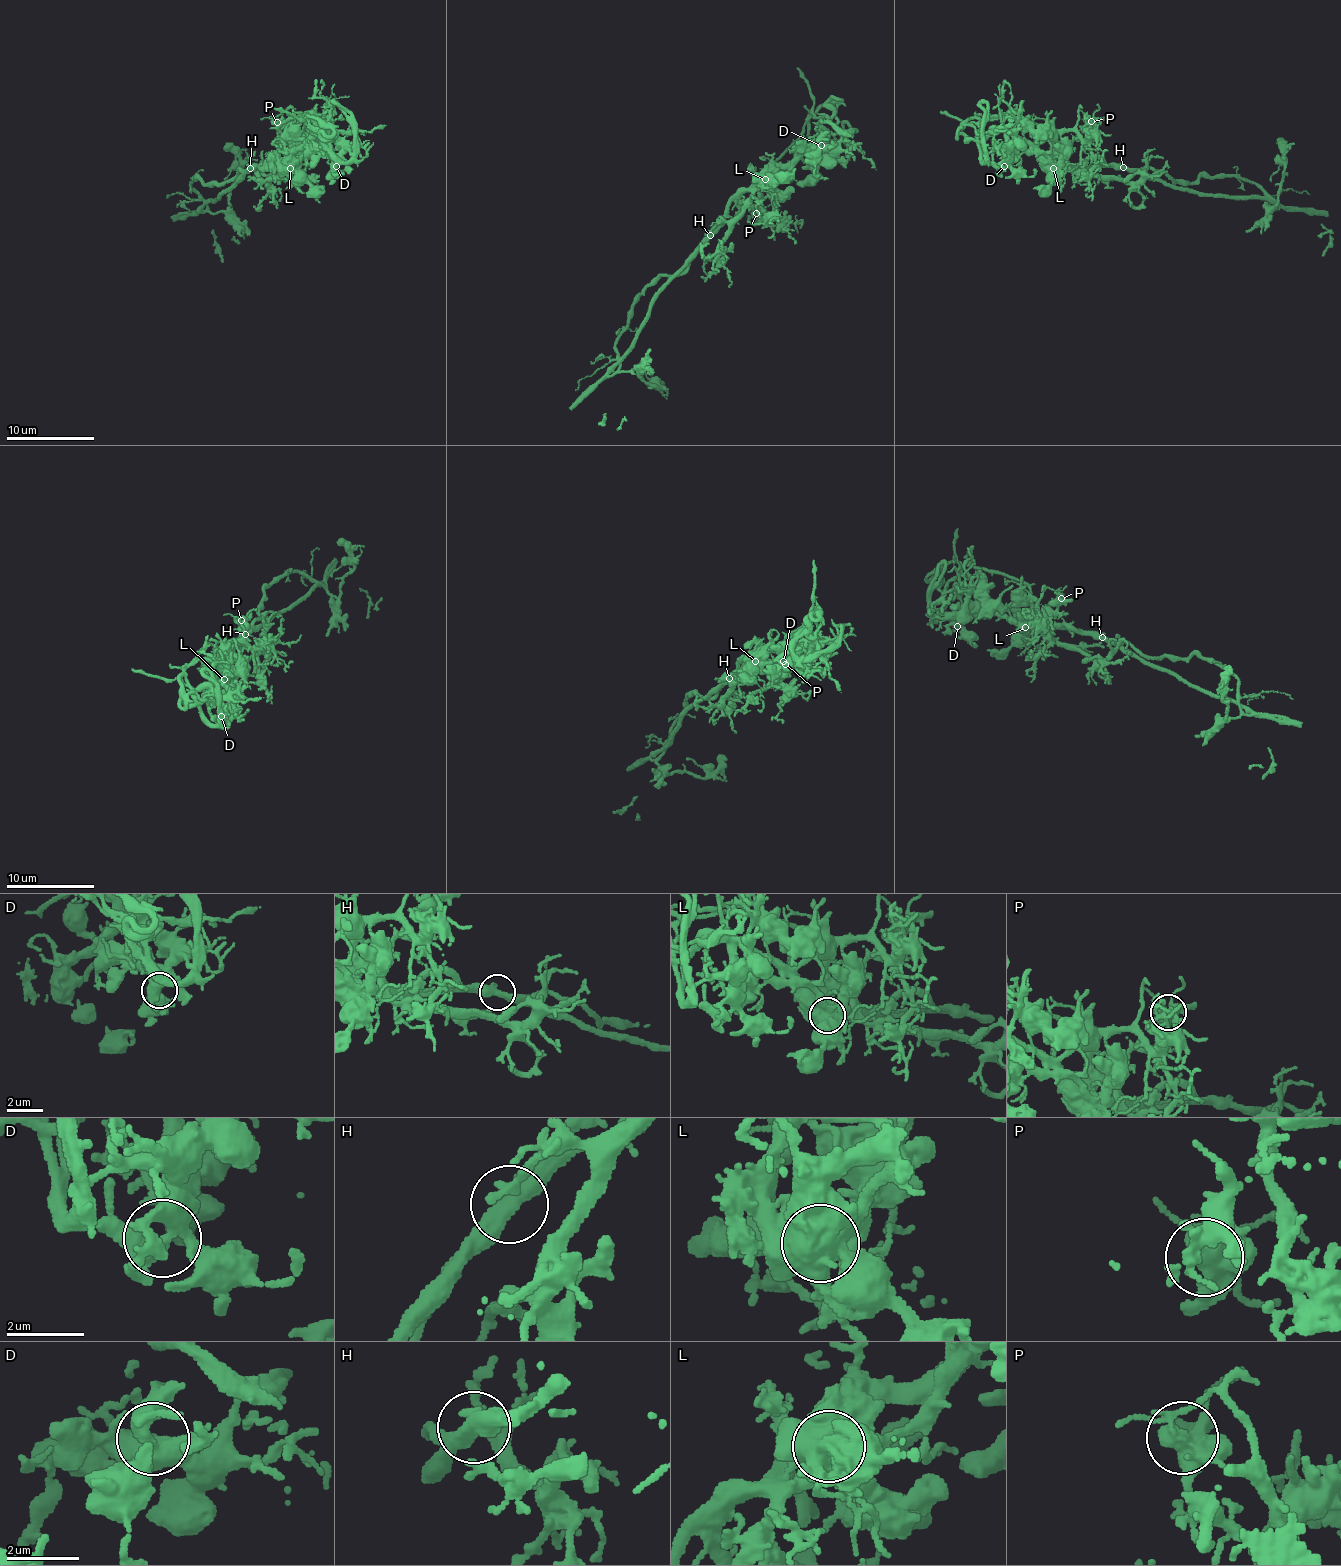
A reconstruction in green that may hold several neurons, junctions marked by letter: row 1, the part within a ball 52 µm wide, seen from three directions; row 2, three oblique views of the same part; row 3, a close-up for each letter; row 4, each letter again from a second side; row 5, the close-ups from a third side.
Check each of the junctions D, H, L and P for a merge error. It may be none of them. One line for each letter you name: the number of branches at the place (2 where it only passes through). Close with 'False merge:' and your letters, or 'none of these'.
H: branches 3
L: branches 4
False merge: H, L

